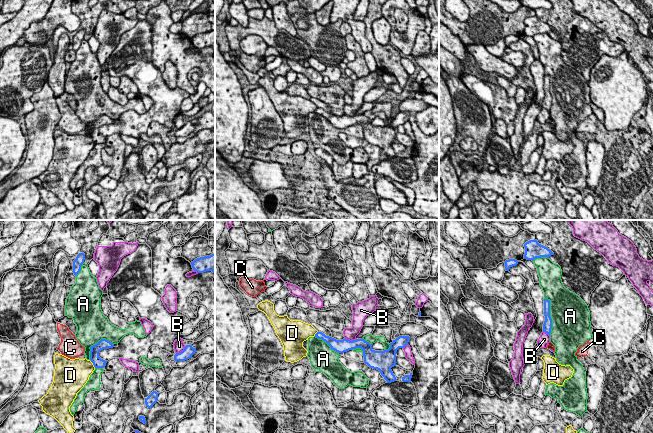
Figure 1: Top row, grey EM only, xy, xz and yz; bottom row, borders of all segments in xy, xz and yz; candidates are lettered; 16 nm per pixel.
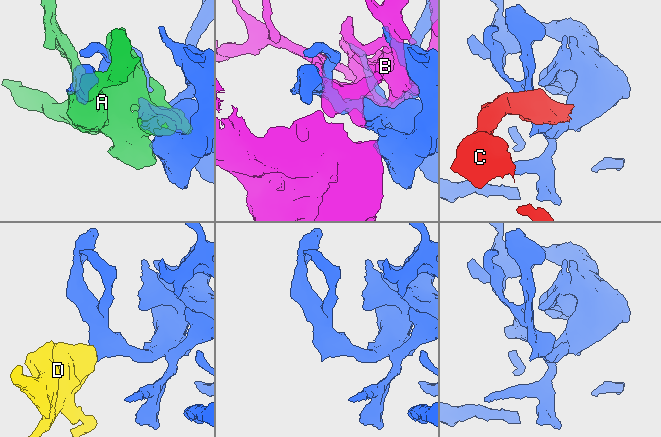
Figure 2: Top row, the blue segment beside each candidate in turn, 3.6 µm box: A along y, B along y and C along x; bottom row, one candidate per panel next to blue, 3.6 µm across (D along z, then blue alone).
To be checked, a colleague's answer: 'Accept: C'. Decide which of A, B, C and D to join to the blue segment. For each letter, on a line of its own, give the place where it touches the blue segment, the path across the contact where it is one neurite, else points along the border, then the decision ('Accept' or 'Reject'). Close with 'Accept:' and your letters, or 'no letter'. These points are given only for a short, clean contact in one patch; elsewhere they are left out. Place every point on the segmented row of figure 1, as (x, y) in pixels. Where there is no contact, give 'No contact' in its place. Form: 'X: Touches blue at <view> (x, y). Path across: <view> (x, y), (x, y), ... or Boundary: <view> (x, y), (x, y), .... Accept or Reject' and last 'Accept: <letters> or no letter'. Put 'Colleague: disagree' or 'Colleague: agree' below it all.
A: Touches blue at yz (549, 316). Reject
B: Touches blue at xy (181, 351). Reject
C: Touches blue at yz (552, 350). Boundary: yz (550, 348), (554, 351). Reject
D: Touches blue at xy (93, 364). Boundary: xy (90, 361), (95, 367). Reject
Accept: no letter
Colleague: disagree

